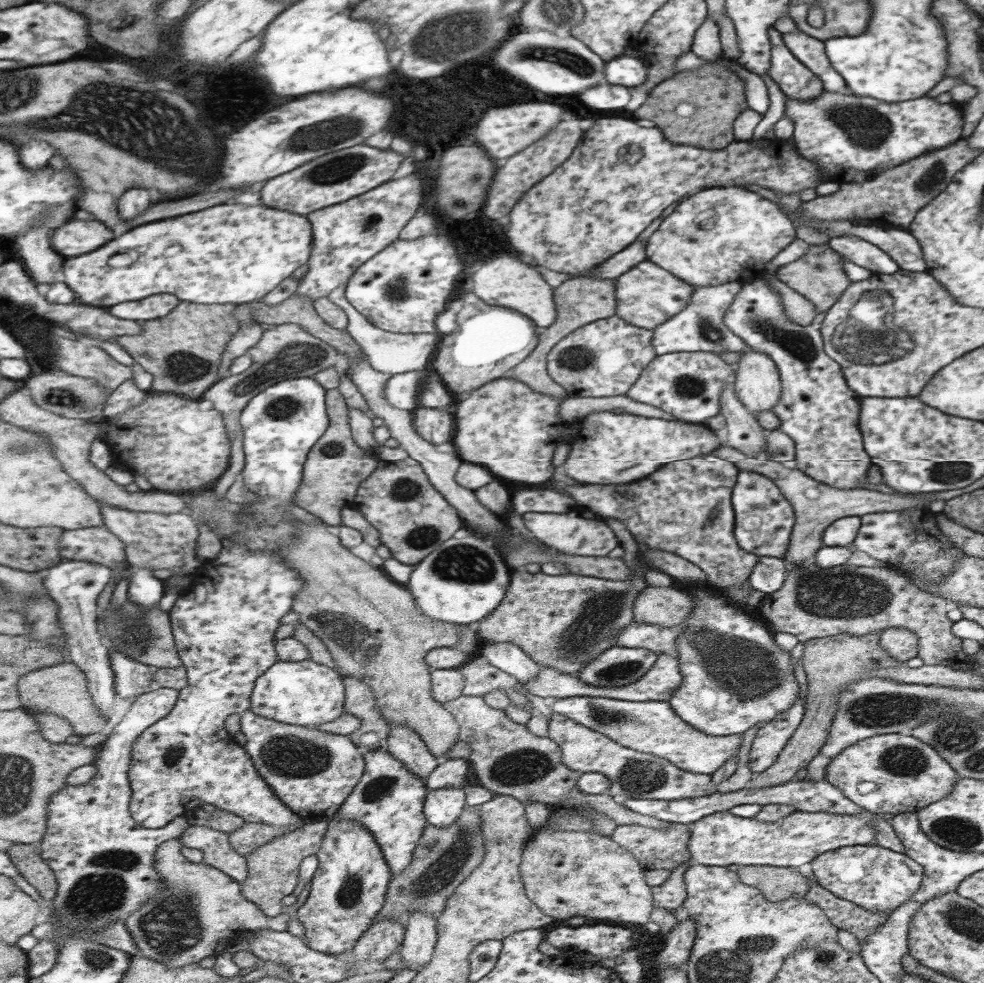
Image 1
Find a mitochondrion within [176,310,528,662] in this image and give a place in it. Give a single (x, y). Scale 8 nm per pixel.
(295, 359)

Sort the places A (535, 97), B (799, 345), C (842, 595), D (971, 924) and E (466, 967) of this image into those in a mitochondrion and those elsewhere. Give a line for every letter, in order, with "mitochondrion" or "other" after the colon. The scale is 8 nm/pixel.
A: other
B: mitochondrion
C: mitochondrion
D: mitochondrion
E: other

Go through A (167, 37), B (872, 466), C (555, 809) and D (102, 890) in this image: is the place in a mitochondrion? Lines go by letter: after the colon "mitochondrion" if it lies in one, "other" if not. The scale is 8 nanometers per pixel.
A: other
B: other
C: other
D: mitochondrion

